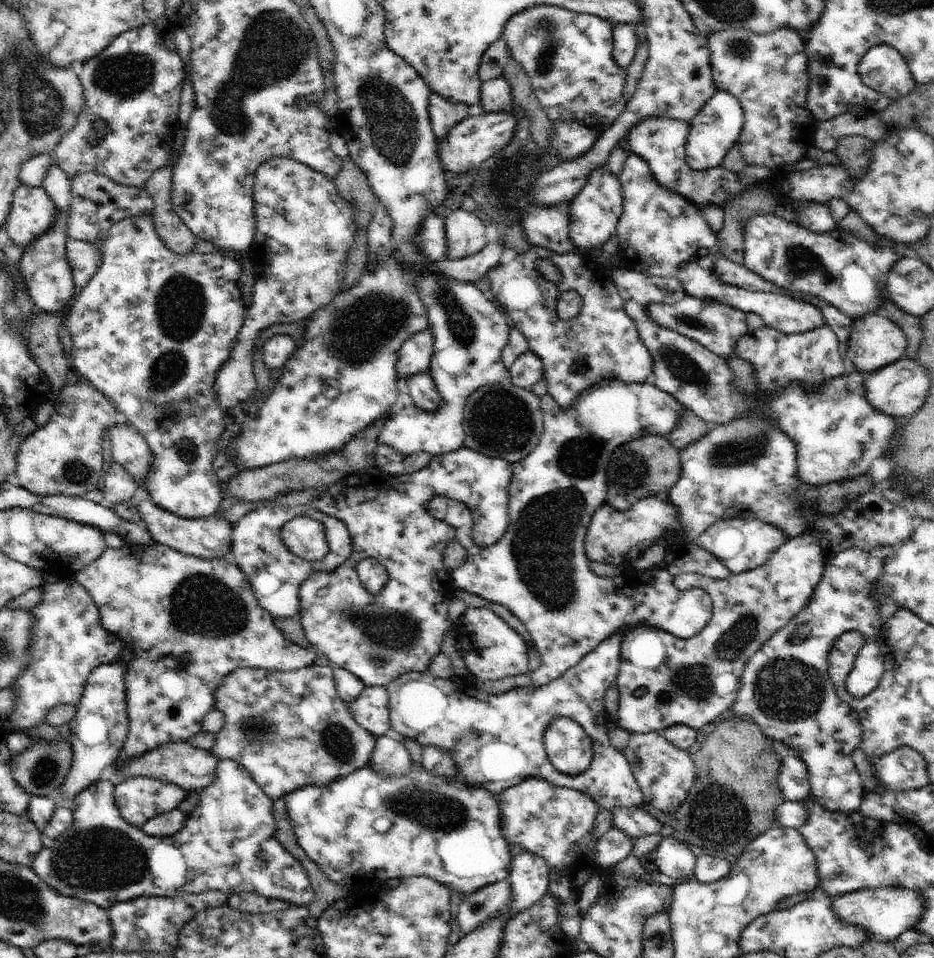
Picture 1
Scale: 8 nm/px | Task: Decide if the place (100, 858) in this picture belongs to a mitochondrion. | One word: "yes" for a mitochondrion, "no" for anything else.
yes

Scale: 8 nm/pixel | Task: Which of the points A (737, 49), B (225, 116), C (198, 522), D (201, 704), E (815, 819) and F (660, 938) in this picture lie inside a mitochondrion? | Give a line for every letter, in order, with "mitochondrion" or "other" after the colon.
A: mitochondrion
B: mitochondrion
C: other
D: other
E: mitochondrion
F: other

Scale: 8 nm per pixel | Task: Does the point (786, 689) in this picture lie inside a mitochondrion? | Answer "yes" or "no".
yes

